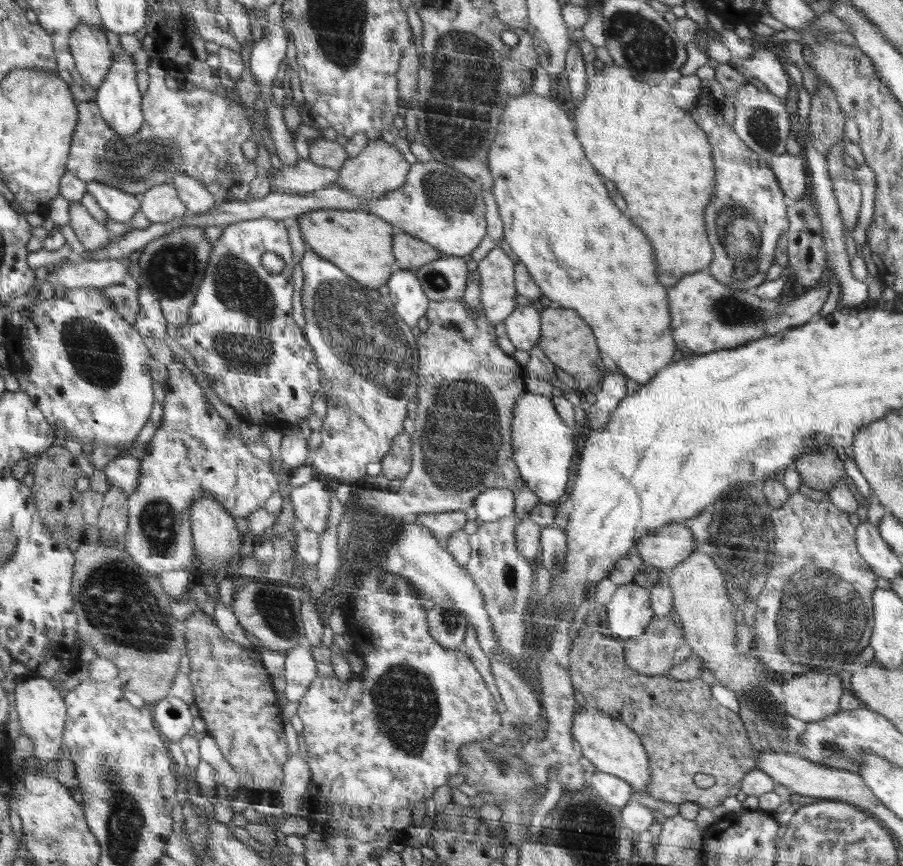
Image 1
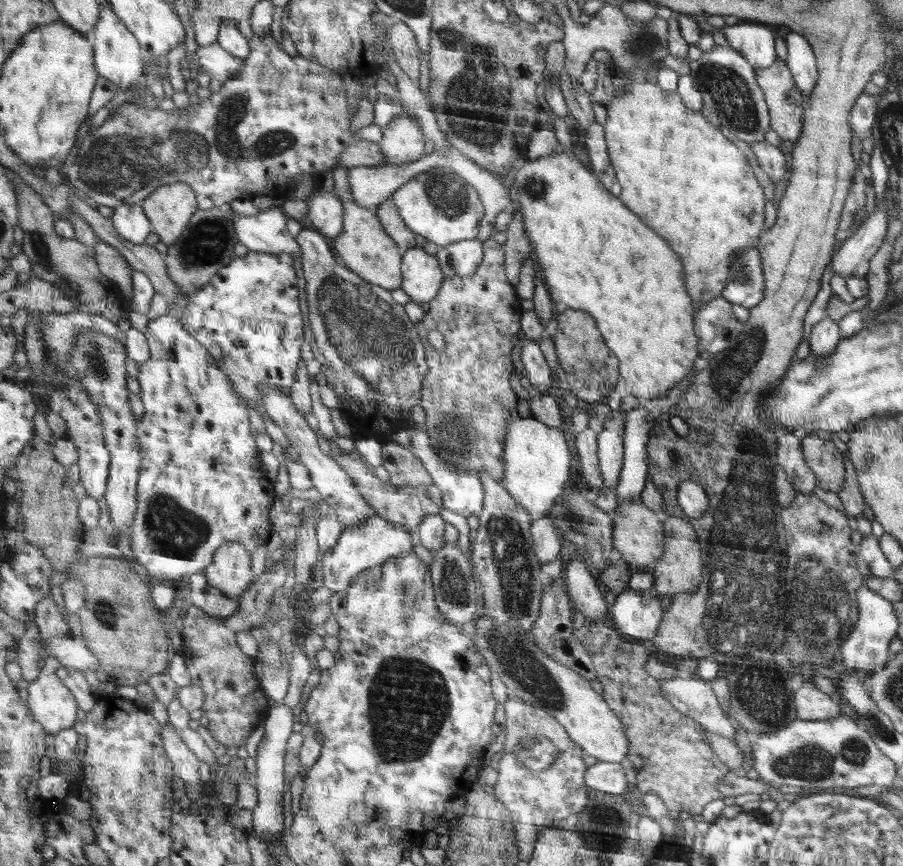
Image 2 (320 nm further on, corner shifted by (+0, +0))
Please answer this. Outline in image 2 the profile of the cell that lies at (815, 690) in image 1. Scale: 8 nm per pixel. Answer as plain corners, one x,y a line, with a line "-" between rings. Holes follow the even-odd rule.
811,680
793,689
793,703
797,718
802,720
832,720
838,718
838,704
822,694

